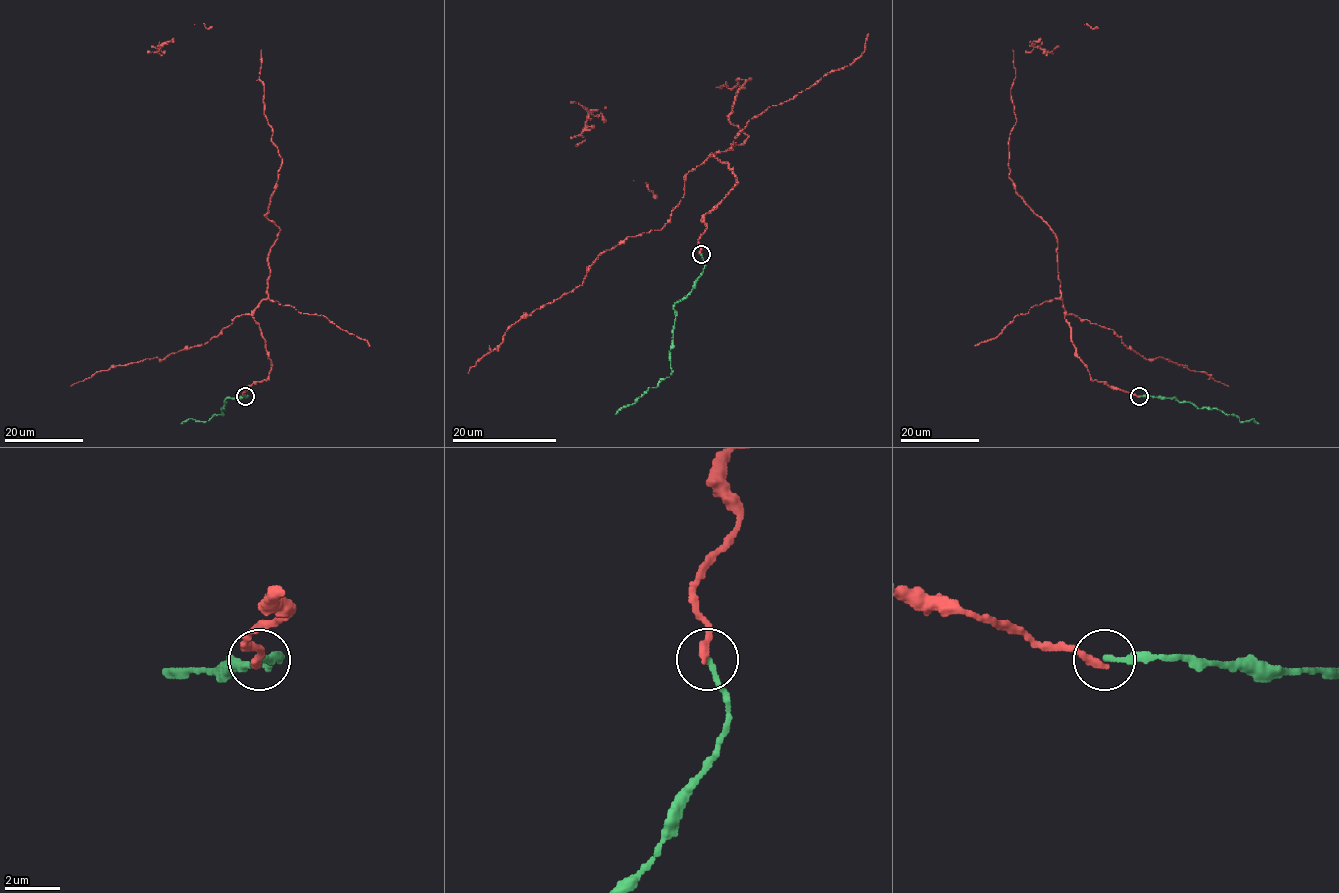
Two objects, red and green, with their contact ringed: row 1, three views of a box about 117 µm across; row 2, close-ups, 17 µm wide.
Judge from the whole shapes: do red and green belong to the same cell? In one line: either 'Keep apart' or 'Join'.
Join

